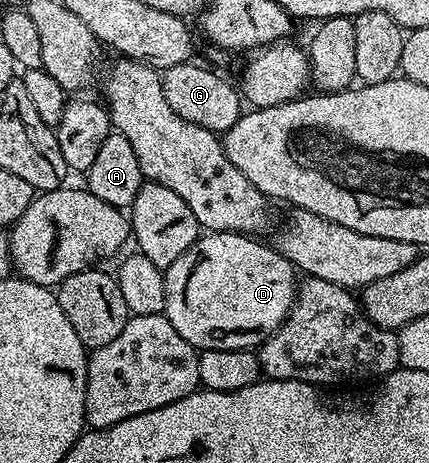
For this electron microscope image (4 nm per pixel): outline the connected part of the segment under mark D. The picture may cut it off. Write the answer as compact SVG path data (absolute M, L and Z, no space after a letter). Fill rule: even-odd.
M230 230L205 232L198 237L195 244L191 244L191 248L187 248L187 252L183 252L183 256L179 256L179 260L175 260L175 264L171 264L165 269L167 300L165 301L164 315L171 320L175 332L179 332L179 336L183 336L183 340L187 340L192 346L197 347L198 351L253 350L254 348L261 347L262 344L283 325L290 308L295 305L298 285L299 278L295 273L295 268L272 245L264 246L261 240L258 240L256 237L247 234L232 234Z

